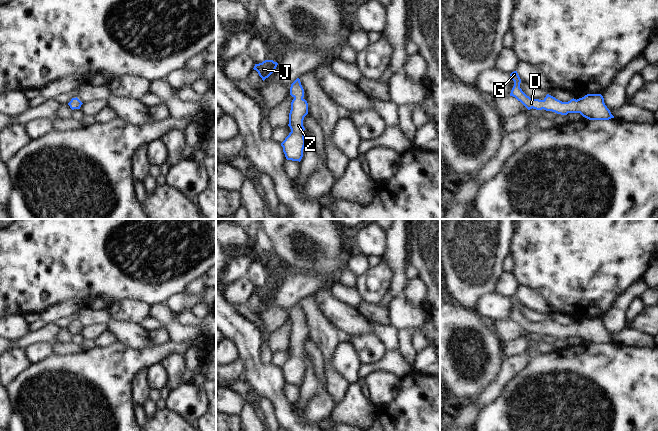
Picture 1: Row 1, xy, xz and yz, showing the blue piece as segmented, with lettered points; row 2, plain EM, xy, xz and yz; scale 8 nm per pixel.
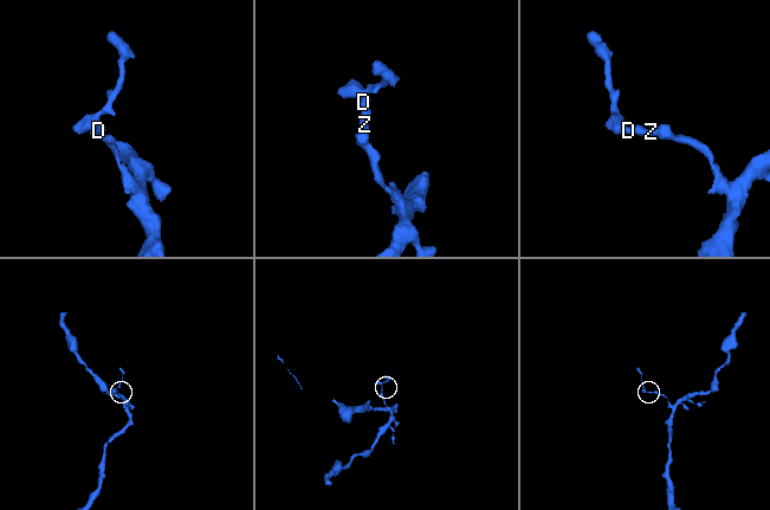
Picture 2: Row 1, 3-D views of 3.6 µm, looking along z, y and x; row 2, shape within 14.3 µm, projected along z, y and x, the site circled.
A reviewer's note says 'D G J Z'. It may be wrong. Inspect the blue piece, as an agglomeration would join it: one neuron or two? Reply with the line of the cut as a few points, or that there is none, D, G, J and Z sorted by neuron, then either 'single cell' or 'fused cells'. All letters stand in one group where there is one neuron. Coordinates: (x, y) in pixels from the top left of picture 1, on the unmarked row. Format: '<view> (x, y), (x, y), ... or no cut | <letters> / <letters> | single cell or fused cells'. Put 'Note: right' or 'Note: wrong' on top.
Note: right
no cut | D G J Z | single cell

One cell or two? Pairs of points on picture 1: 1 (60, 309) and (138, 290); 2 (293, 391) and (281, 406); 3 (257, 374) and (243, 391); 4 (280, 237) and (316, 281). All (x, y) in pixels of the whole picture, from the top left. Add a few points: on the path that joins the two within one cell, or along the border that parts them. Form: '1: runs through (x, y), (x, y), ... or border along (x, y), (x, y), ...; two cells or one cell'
1: border along (72, 306), (67, 302), (61, 302), (48, 308); two cells
2: border along (286, 383), (283, 395), (291, 404); two cells
3: border along (246, 380), (251, 385), (255, 396); two cells
4: border along (301, 272), (323, 275), (331, 280); two cells

